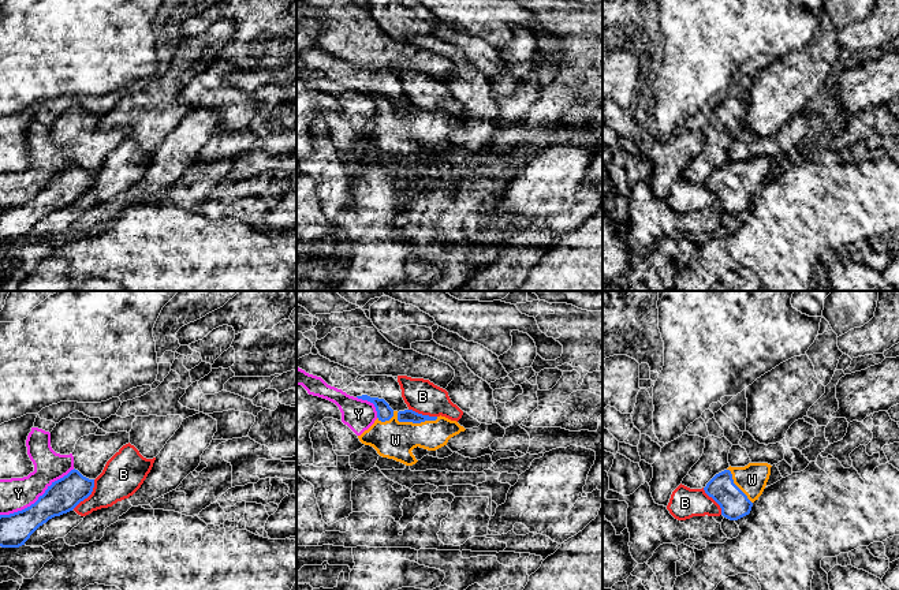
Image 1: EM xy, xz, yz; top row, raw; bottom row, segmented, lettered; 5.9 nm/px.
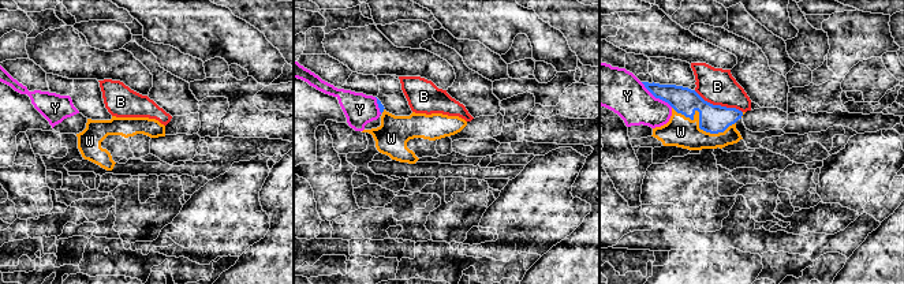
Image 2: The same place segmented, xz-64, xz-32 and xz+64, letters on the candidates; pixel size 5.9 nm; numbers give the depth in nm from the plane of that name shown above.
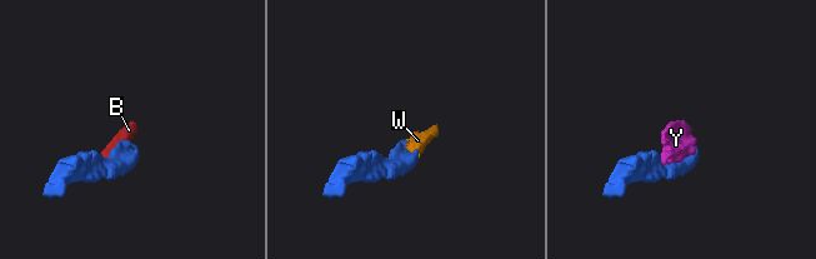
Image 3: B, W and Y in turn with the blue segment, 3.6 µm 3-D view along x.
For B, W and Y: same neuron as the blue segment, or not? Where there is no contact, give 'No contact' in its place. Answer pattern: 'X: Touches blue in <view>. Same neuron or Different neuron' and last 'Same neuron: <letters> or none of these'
B: Touches blue in xy. Different neuron
W: Touches blue in xz. Same neuron
Y: Touches blue in xy. Different neuron
Same neuron: W

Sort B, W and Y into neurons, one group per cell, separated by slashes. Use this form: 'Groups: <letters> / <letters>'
Groups: B / W / Y

